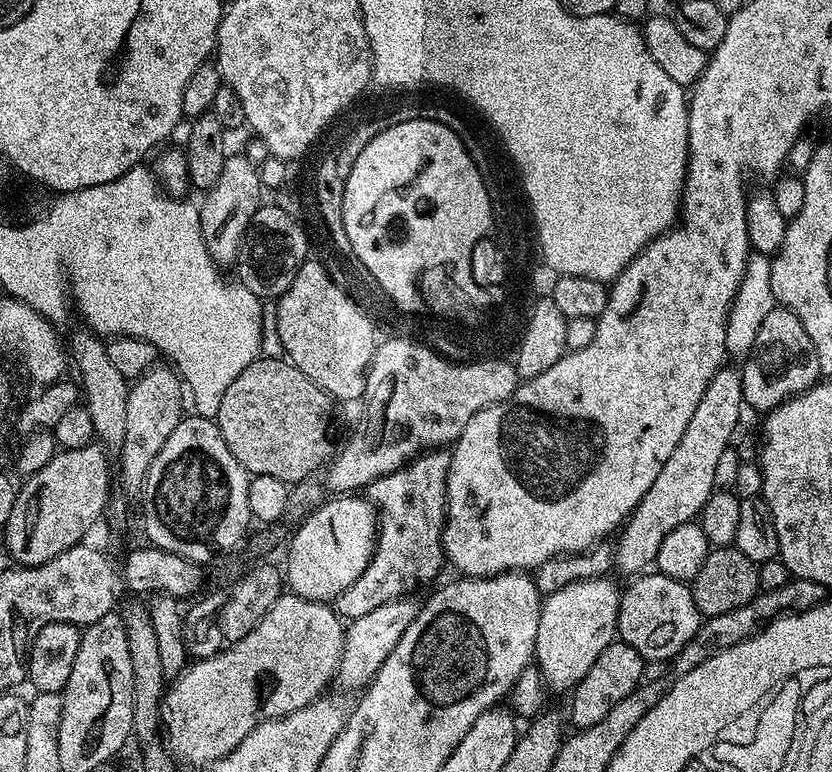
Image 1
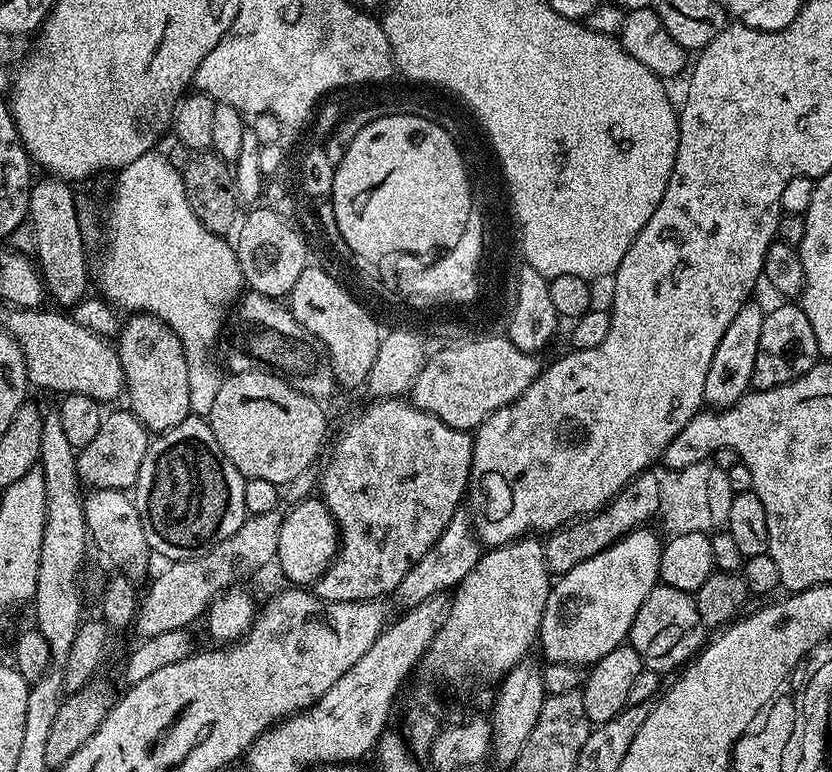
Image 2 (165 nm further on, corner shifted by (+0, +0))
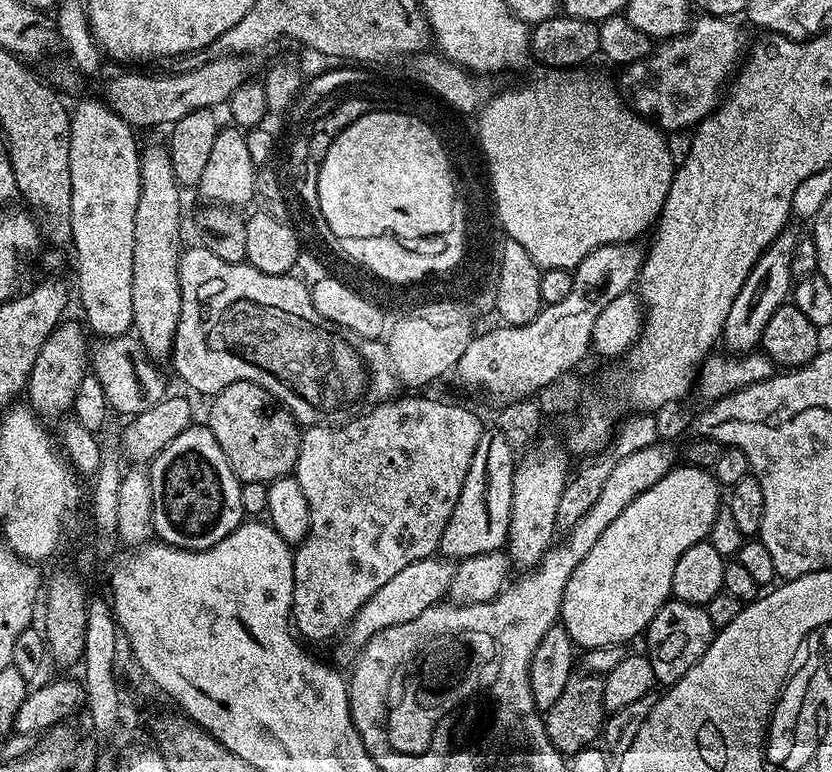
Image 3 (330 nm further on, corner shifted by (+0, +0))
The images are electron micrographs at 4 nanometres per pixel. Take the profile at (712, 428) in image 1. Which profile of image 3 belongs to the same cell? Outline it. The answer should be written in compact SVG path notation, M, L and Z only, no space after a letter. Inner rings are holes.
M799 223L786 224L768 245L766 251L758 258L758 262L750 270L746 282L742 282L742 290L738 290L738 298L734 298L734 306L730 306L730 314L726 314L726 322L722 333L722 344L732 354L751 352L762 338L762 330L766 330L766 322L770 322L774 310L778 310L789 299L794 277L792 260L797 242L802 239Z

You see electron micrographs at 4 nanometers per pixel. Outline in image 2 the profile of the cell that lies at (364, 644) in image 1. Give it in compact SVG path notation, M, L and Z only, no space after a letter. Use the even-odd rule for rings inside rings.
M458 510L454 518L450 518L446 530L442 530L438 542L434 542L434 546L430 546L430 550L426 550L424 557L412 567L410 574L398 582L394 599L401 604L401 609L407 610L415 604L426 602L426 598L431 596L451 593L463 582L466 574L474 570L481 555L482 545L472 530L471 515L467 511Z

